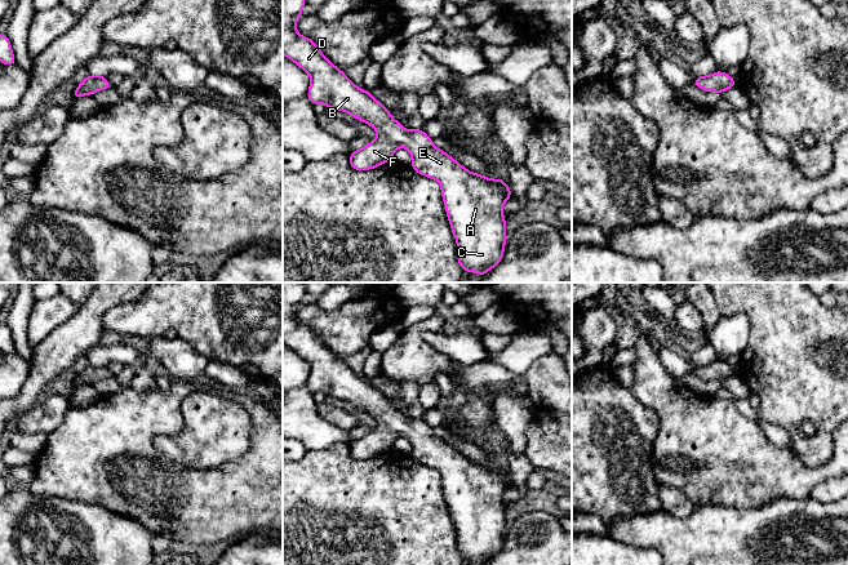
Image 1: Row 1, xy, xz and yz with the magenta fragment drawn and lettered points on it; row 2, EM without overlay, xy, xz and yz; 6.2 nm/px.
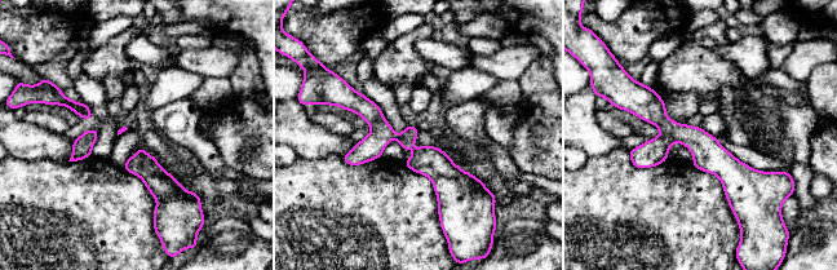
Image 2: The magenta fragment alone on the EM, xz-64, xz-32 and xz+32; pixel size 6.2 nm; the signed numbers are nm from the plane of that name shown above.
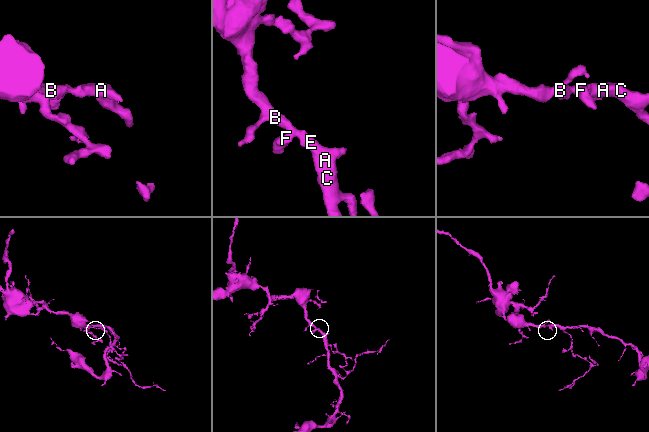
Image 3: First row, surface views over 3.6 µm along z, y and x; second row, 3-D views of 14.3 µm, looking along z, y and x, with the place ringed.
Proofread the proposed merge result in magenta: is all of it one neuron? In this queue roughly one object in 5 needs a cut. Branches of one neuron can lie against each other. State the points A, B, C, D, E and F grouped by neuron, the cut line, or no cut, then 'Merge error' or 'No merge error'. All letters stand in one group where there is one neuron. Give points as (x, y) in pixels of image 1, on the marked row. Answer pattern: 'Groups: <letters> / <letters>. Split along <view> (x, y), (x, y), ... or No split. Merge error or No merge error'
Groups: A B C D E F. No split. No merge error

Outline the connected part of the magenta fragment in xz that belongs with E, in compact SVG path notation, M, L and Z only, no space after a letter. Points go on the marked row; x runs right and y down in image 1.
M283 0L283 54L293 61L311 77L308 99L315 106L323 103L327 107L345 111L355 119L369 124L376 129L377 138L365 147L354 151L348 159L352 169L369 170L392 160L394 152L404 147L412 156L410 166L425 177L438 181L441 186L441 196L452 232L457 241L457 261L466 272L478 272L479 277L496 267L502 257L506 237L506 221L503 204L511 196L511 188L503 178L490 179L483 174L469 172L443 150L432 144L432 139L422 129L405 130L390 111L379 103L370 92L352 84L342 70L337 68L306 36L296 31L297 19L302 15L306 0Z

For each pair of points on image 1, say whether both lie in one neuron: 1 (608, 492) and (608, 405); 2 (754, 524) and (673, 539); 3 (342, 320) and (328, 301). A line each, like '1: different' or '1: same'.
1: same
2: same
3: different

